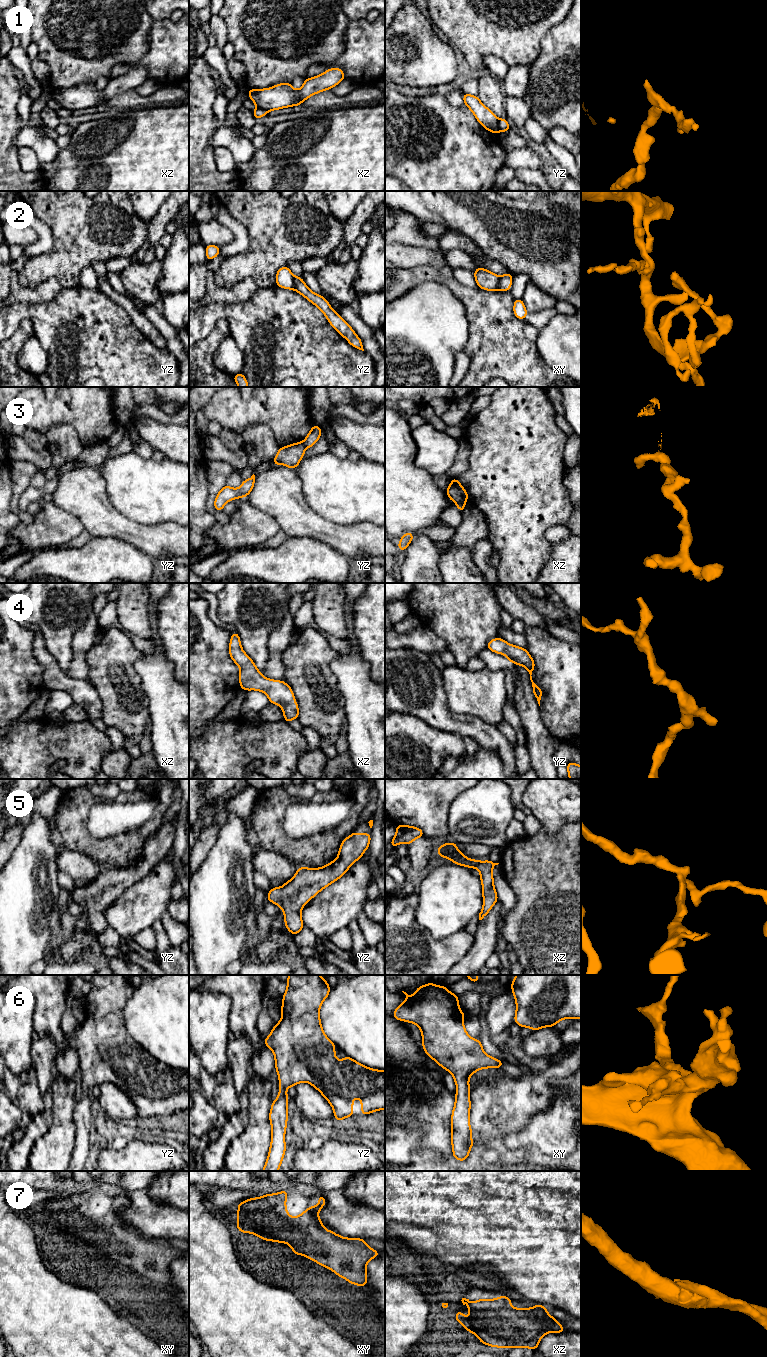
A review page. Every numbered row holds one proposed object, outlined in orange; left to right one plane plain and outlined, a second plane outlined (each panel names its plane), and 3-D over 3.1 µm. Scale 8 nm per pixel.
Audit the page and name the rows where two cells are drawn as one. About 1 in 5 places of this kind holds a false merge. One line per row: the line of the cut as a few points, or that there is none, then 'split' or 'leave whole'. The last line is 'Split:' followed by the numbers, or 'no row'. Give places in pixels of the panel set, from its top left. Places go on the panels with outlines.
1: yz (498, 119), (498, 128), (500, 130) | split
2: yz (293, 276), (295, 289) | split
3: xz (456, 502), (464, 504) | split
4: no cut | leave whole
5: no cut | leave whole
6: no cut | leave whole
7: no cut | leave whole
Split: 1, 2, 3

